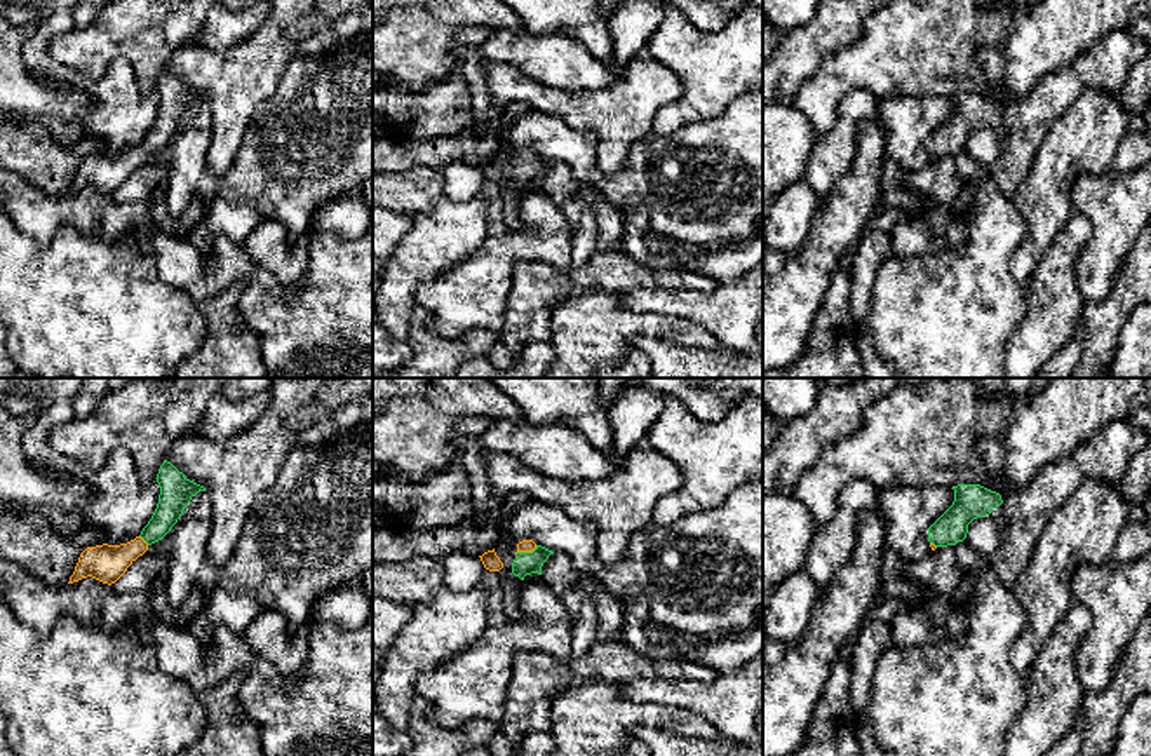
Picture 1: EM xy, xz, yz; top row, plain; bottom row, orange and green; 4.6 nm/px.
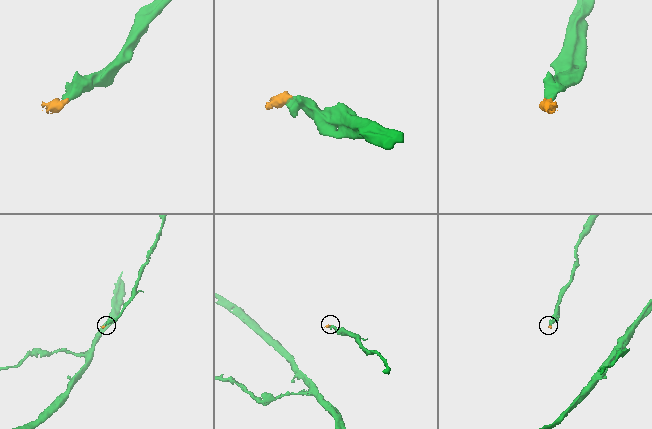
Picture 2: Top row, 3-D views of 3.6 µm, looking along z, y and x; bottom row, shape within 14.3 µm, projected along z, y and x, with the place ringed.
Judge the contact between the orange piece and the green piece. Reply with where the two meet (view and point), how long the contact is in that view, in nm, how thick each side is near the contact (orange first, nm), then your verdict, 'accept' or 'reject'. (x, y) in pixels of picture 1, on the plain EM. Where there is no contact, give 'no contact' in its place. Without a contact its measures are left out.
xz (526, 161) | 110 nm | 60/110 nm | accept

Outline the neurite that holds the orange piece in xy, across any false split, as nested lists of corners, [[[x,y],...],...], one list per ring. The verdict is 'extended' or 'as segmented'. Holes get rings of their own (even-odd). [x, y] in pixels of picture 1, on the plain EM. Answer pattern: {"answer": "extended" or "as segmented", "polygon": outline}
{"answer": "extended", "polygon": [[[164,70],[158,78],[157,92],[160,96],[157,118],[143,138],[141,145],[120,155],[87,157],[75,176],[68,193],[92,186],[103,193],[115,193],[127,178],[143,165],[148,157],[162,150],[181,127],[185,117],[204,96],[190,91],[171,71]]]}

